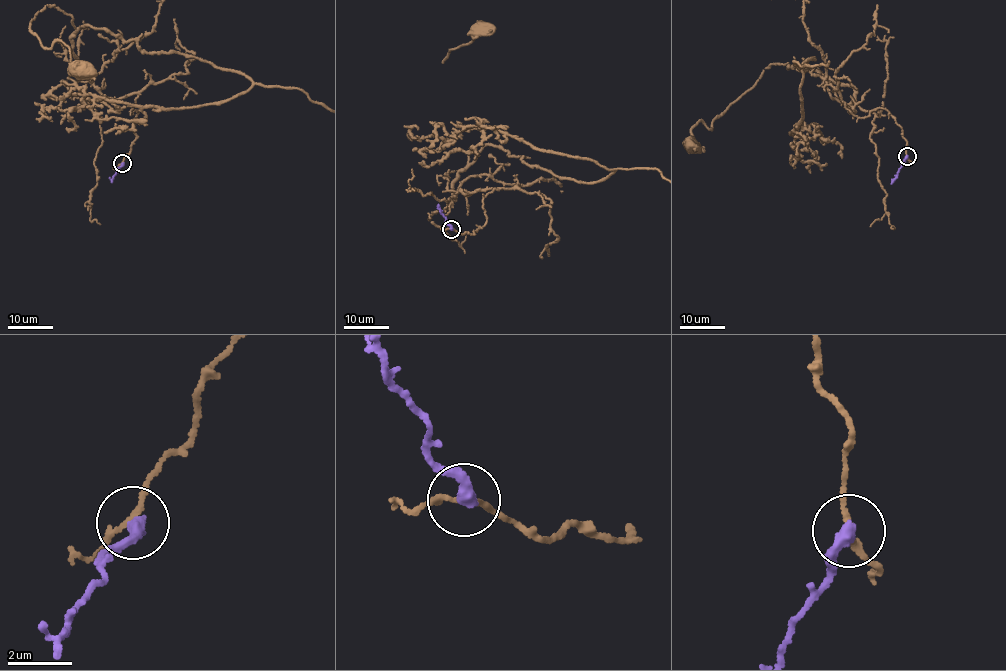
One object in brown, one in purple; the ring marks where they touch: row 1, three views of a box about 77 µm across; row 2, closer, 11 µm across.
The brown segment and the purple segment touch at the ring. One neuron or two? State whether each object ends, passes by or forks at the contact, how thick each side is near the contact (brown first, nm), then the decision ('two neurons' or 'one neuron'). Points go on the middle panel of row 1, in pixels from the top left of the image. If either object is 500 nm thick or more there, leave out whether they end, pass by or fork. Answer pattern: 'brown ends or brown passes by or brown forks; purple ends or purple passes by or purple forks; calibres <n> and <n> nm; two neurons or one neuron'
brown passes by; purple ends; calibres 150 and 420 nm; two neurons

